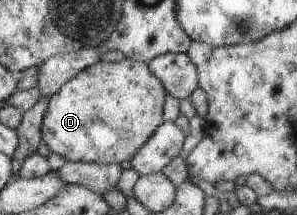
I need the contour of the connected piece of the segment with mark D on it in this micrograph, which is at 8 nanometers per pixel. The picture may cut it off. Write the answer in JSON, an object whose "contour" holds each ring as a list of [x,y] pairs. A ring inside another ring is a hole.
{"contour":[[[165,53],[158,54],[147,62],[132,61],[125,57],[123,61],[119,62],[105,62],[98,61],[85,67],[71,77],[54,93],[54,95],[48,96],[48,103],[46,103],[46,109],[44,109],[44,115],[42,117],[40,125],[40,137],[44,144],[48,147],[50,152],[57,153],[60,157],[63,157],[66,161],[71,162],[94,162],[97,164],[119,164],[122,161],[130,161],[134,152],[146,141],[156,127],[158,127],[163,122],[163,103],[165,102],[165,97],[170,95],[177,100],[182,98],[188,98],[190,93],[197,88],[197,71],[194,64],[188,59],[186,54],[175,54],[175,53]]]}

